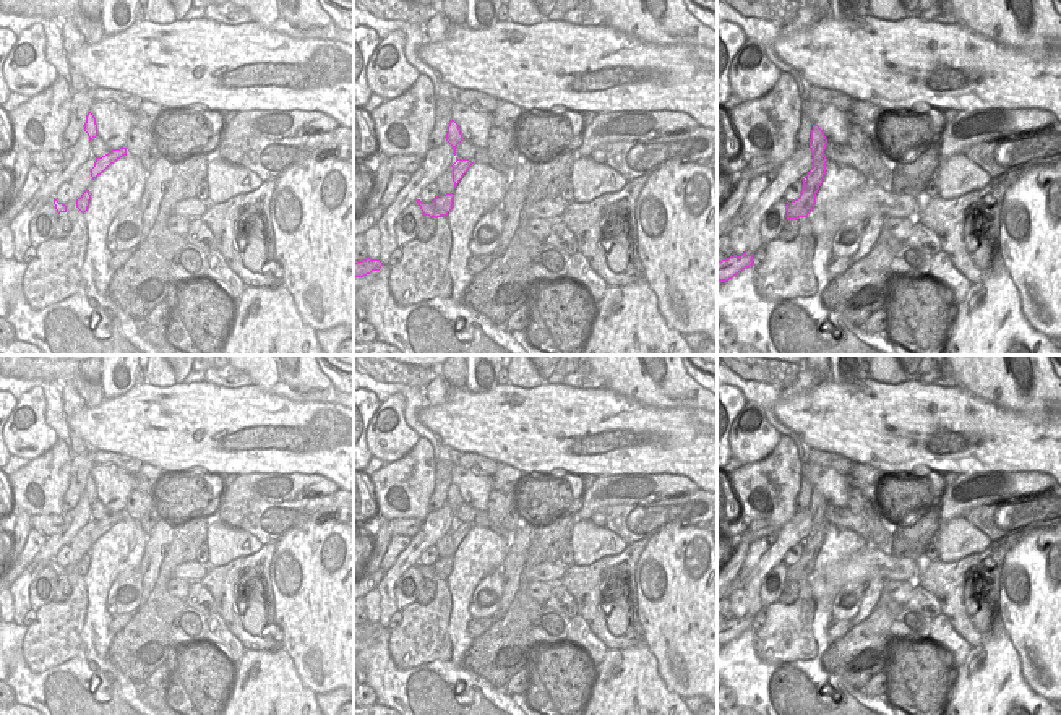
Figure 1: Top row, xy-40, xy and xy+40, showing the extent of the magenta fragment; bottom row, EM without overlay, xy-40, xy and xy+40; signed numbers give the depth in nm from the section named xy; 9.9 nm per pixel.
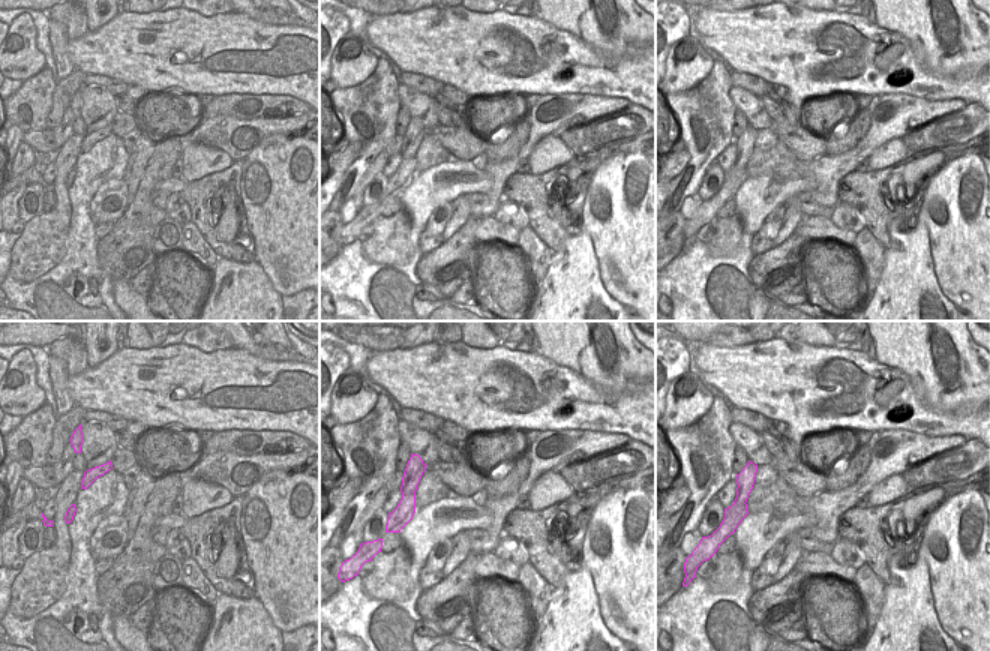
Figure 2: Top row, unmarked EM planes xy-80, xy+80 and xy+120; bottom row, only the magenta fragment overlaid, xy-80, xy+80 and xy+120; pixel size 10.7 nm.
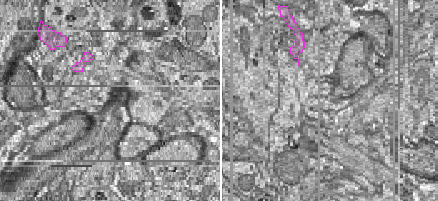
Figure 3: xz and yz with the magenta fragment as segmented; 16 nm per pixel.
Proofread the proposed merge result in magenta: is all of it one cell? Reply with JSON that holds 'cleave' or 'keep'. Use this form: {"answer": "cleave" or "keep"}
{"answer": "cleave"}

